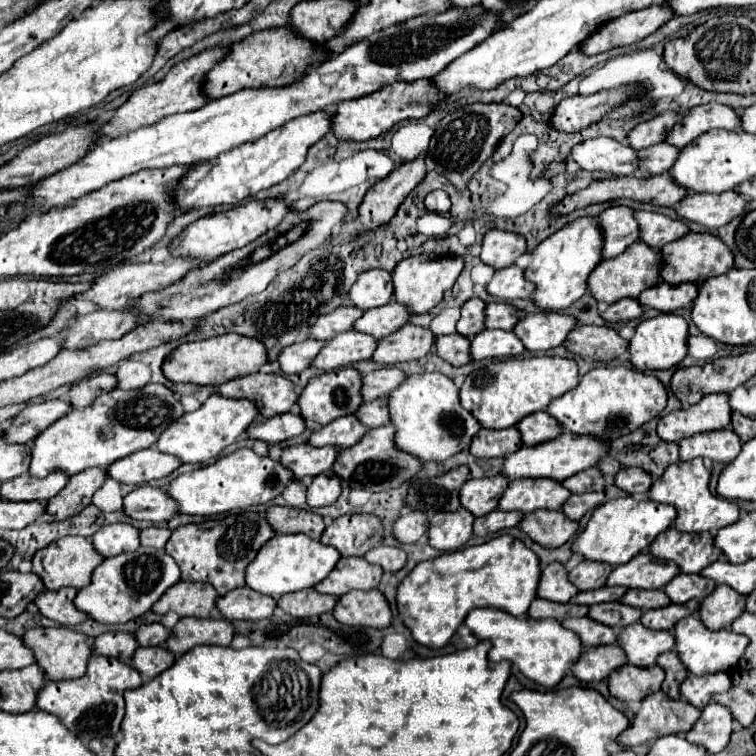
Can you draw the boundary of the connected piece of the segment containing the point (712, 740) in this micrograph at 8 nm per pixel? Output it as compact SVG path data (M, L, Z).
M709 702L701 714L701 720L687 732L687 740L703 744L709 754L721 752L729 744L733 734L733 714L727 706Z

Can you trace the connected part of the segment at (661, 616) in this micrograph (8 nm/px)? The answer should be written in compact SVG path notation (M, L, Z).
M689 600L685 604L669 604L657 610L645 610L641 622L651 630L671 630L681 618L697 614L699 606L701 606L699 600Z

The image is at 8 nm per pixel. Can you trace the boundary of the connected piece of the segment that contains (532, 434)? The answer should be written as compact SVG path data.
M535 412L517 424L521 432L521 440L527 446L537 446L541 442L553 440L555 436L563 434L563 426L549 414L549 412Z

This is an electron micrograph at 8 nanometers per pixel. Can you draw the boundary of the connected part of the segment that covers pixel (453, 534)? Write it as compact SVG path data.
M461 508L457 512L437 512L429 522L429 544L441 552L463 548L473 536L475 516Z

